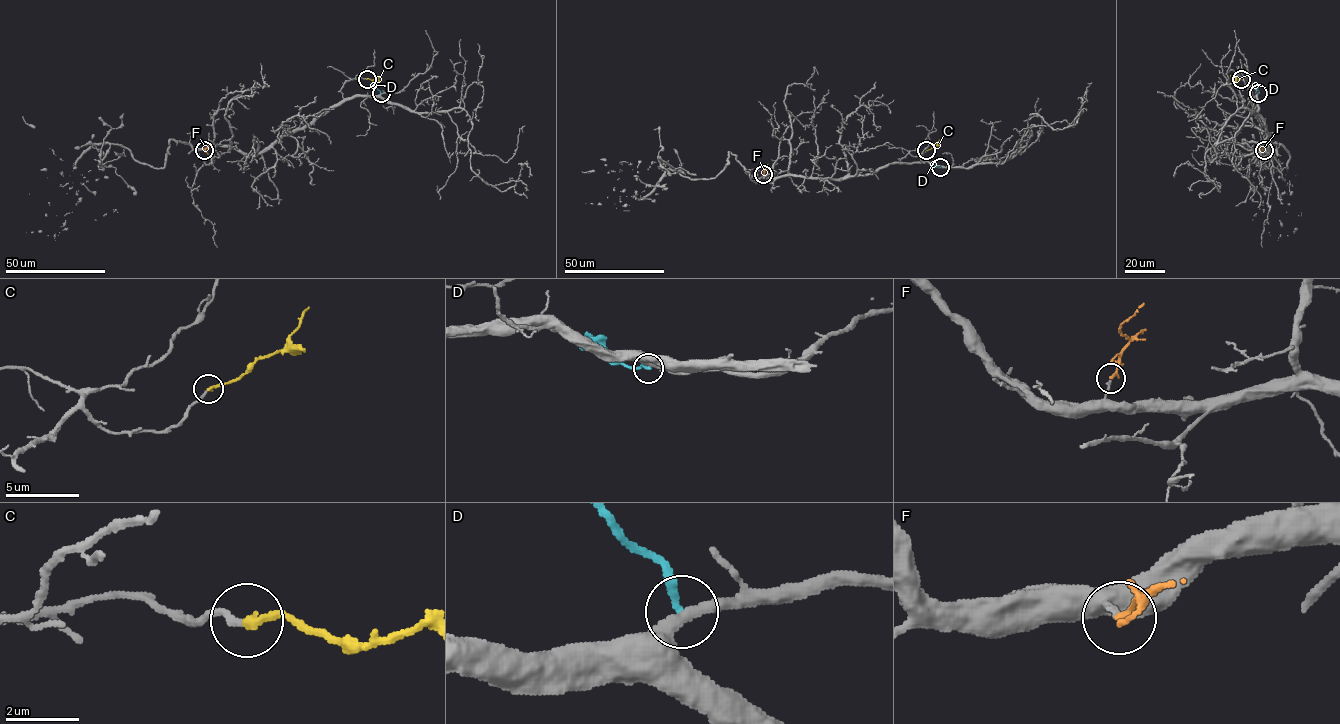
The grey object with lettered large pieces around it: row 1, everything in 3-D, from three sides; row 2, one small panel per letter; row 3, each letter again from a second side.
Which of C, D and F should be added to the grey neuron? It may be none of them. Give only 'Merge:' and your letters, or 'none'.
Merge: C, F

